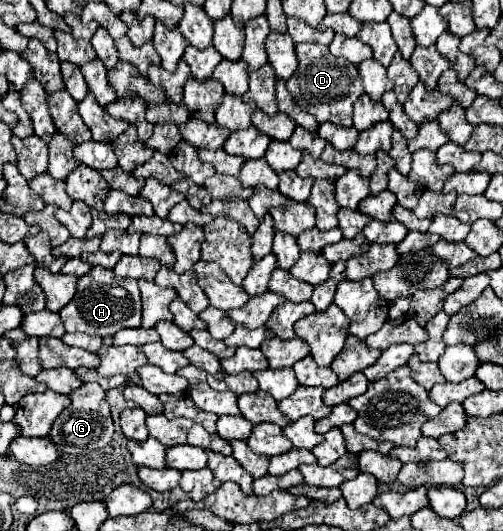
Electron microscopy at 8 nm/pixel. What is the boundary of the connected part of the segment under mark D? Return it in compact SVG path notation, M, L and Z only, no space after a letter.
M303 42L303 44L297 44L295 48L297 48L297 58L299 58L299 68L287 80L287 88L291 96L295 98L295 104L301 110L313 114L319 122L331 120L333 124L349 128L351 116L353 116L353 104L365 92L357 66L345 58L335 58L329 52L329 48L321 44Z

